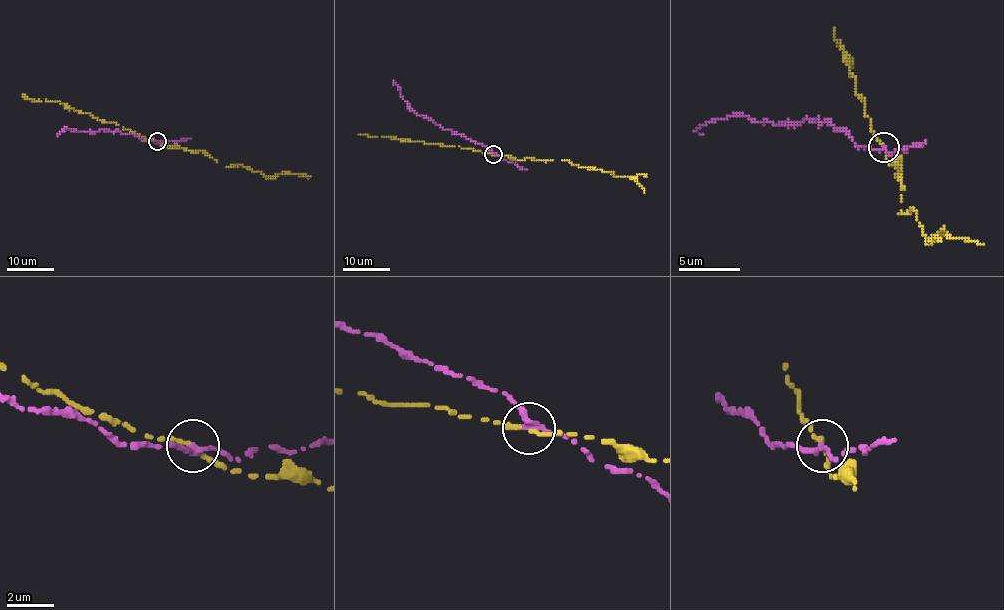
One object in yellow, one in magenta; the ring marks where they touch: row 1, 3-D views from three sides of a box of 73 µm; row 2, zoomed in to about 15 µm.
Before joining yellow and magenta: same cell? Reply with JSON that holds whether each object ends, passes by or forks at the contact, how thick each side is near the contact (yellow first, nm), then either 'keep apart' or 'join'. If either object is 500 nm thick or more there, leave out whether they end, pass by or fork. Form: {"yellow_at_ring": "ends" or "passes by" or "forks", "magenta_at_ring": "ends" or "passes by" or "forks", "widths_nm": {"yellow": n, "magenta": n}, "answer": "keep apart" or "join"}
{"yellow_at_ring": "ends", "magenta_at_ring": "passes by", "widths_nm": {"yellow": 280, "magenta": 260}, "answer": "keep apart"}

